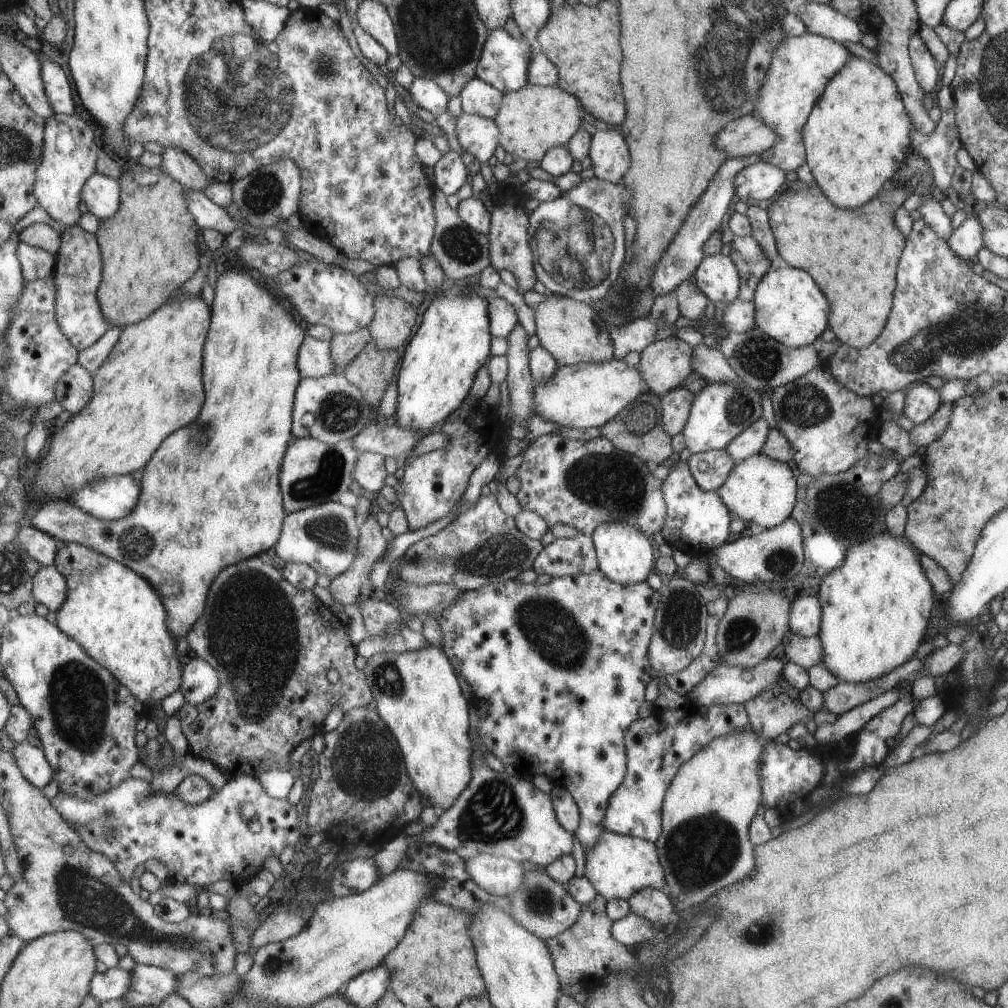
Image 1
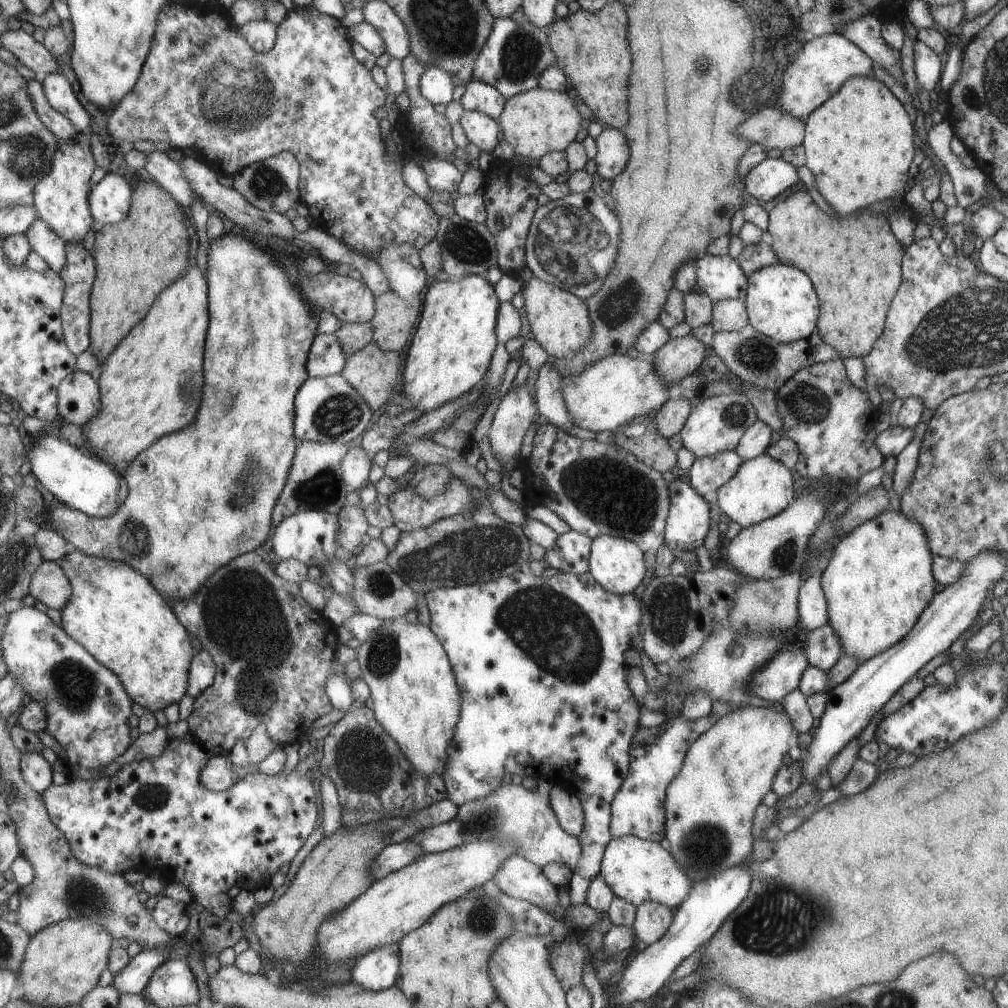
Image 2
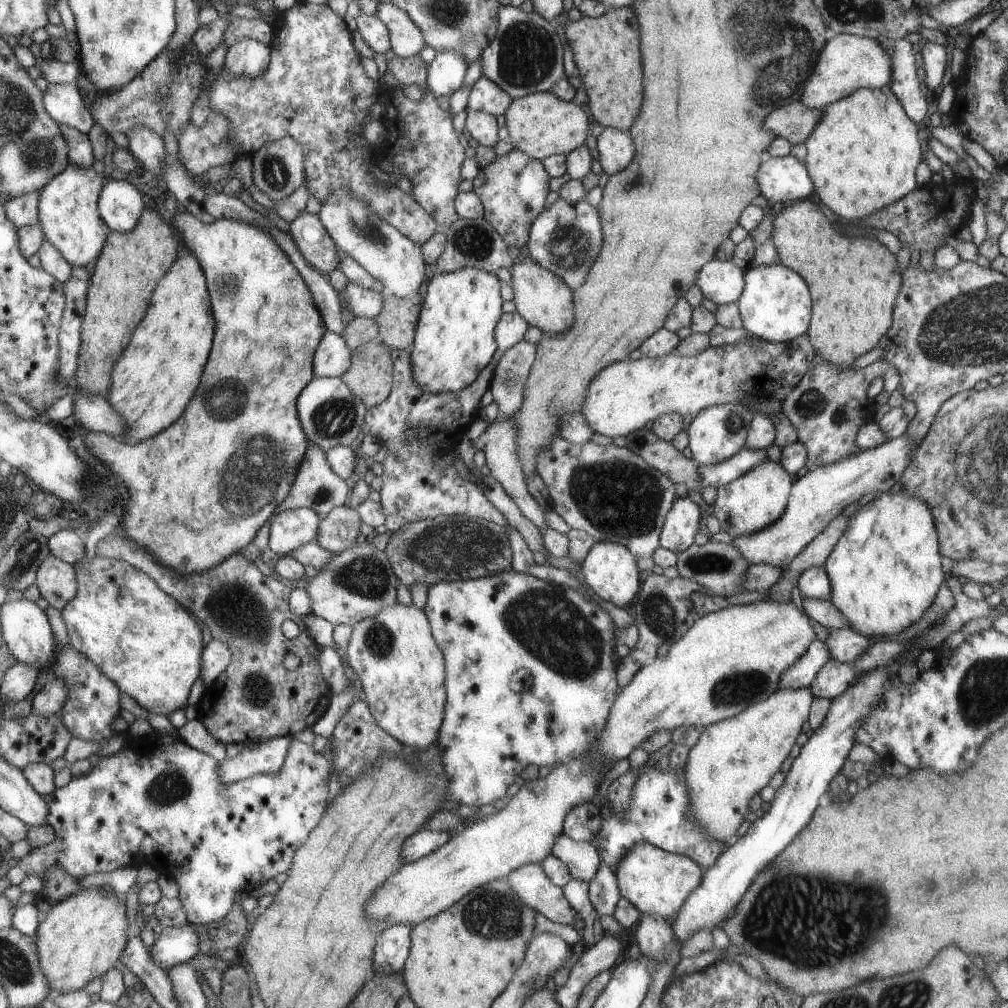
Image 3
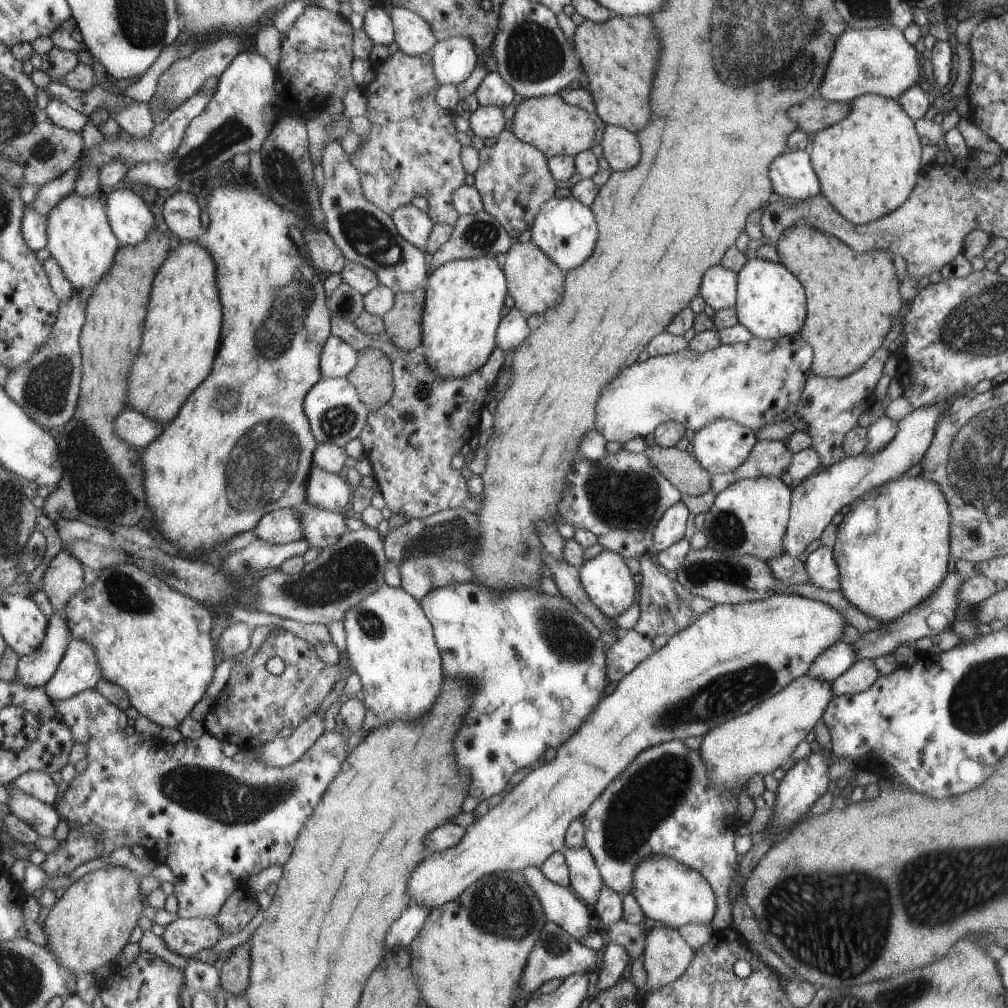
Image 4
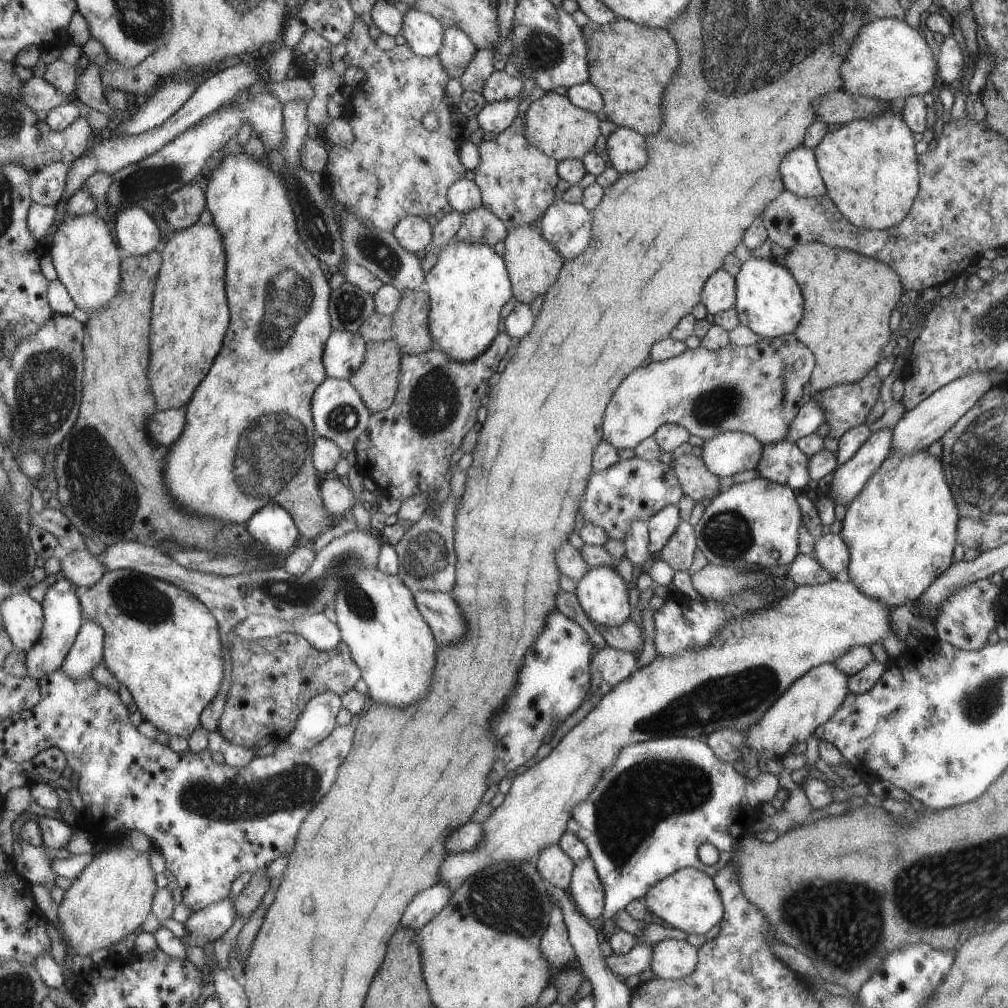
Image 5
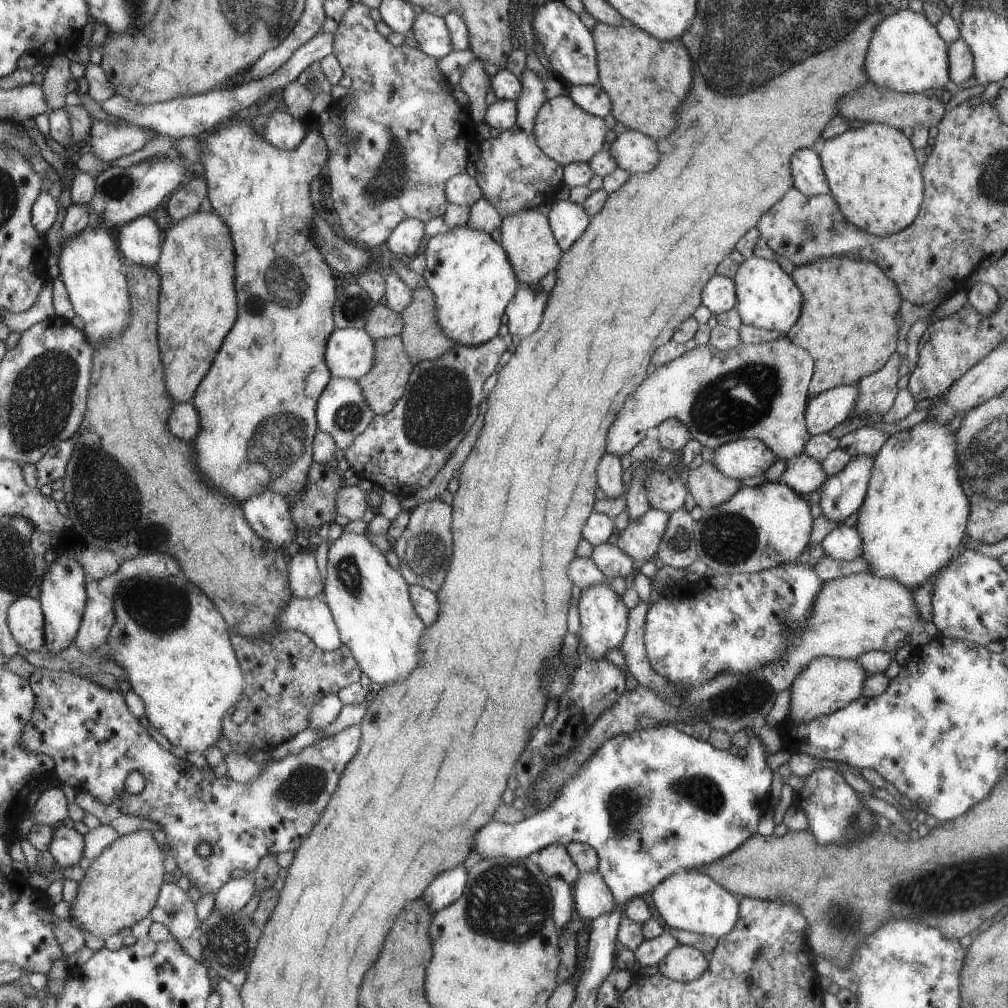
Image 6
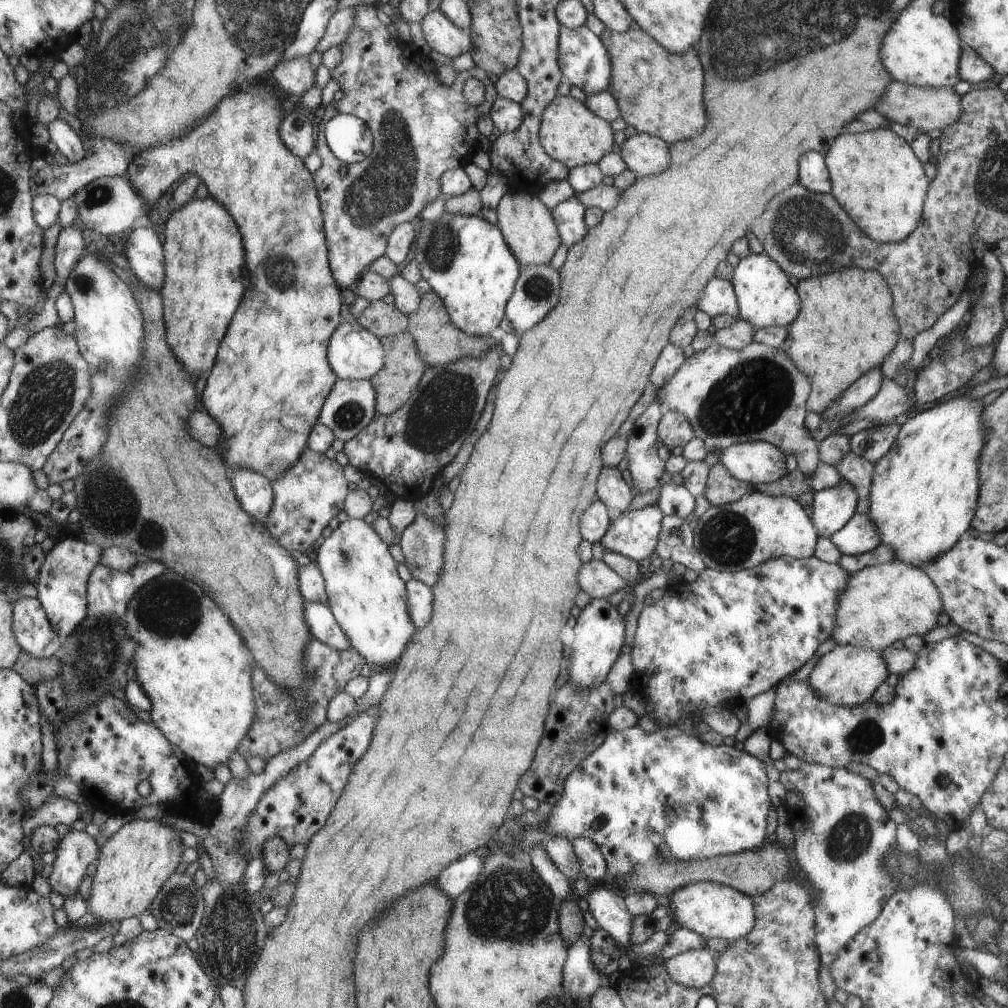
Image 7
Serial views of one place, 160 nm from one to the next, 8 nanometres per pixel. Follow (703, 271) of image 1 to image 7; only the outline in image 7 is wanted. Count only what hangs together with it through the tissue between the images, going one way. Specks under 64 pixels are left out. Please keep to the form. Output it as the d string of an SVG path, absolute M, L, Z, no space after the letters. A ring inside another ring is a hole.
M713 276L709 280L709 284L705 285L705 292L701 294L701 302L697 302L697 308L710 317L715 315L735 315L737 318L738 304L732 283Z

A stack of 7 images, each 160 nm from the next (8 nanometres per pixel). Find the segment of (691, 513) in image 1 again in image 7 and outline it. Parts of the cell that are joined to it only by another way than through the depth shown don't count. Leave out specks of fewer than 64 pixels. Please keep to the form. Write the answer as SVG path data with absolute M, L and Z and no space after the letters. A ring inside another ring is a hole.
M656 504L613 514L608 532L600 538L600 544L639 562L655 550L663 518L664 514Z

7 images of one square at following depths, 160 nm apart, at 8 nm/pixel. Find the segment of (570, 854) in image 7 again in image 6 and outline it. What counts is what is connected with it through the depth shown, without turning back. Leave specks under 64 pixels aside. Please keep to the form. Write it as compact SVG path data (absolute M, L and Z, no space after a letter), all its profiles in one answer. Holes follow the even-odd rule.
M560 844L544 846L538 850L536 865L549 877L559 877L571 884L578 875L576 864L571 860L567 849Z

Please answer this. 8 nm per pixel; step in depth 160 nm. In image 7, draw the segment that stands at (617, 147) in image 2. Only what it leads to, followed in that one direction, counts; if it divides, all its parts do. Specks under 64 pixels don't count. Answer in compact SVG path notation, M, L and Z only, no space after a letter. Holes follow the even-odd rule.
M636 133L620 144L618 154L626 164L626 168L637 177L645 174L659 174L669 164L667 144L650 134Z

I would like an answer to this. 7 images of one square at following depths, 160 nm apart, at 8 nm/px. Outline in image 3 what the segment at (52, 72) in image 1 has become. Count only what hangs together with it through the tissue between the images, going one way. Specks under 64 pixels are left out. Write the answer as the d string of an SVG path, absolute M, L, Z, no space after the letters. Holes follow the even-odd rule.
M75 83L49 84L44 92L48 113L61 125L66 124L89 134L96 120L90 108L85 106Z

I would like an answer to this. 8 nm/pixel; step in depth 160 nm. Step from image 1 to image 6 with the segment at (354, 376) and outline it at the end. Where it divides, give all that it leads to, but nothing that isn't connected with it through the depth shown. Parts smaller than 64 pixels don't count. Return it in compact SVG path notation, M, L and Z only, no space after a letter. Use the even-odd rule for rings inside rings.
M393 335L388 339L377 339L373 350L375 350L375 358L373 358L372 368L355 382L359 384L365 402L370 406L372 414L380 415L392 410L393 405L404 393L404 386L408 382L408 374L411 373L413 364L399 335Z

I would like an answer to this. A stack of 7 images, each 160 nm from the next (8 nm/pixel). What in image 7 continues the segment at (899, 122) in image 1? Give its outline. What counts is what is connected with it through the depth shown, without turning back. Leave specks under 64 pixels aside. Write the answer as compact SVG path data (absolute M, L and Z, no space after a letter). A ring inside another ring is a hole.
M889 128L868 130L857 134L847 134L833 142L833 150L824 156L825 166L828 167L832 189L830 193L836 202L845 206L849 218L853 218L869 238L878 243L894 243L903 241L916 228L923 214L924 198L926 197L927 178L923 176L923 166L911 152L909 144Z

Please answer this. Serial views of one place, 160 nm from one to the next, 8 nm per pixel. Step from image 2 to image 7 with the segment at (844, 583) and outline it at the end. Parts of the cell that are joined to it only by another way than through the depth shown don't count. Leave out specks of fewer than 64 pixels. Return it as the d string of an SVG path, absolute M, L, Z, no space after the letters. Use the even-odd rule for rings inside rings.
M957 395L902 420L893 446L872 463L866 515L878 532L879 545L891 548L896 561L923 568L925 563L947 553L969 530L979 496L979 458L987 444L984 414L985 407L981 406L980 400Z

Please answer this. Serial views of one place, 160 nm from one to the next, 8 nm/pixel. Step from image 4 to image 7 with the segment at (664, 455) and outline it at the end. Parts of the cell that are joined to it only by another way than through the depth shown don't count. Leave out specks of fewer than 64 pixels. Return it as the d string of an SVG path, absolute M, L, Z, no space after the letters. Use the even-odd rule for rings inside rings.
M718 462L708 468L702 493L710 505L723 506L748 495L751 491L755 491L752 485L733 478L733 475Z

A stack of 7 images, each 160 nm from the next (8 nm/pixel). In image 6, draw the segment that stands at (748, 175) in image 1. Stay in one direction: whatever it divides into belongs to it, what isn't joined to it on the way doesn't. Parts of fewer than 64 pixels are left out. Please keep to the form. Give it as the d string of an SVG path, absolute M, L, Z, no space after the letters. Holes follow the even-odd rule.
M797 150L797 154L793 154L792 183L801 194L809 197L830 192L820 157L813 150Z

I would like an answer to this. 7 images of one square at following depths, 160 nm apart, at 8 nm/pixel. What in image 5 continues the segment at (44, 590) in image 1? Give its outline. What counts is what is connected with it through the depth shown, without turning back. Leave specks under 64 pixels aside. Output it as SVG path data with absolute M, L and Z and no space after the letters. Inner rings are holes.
M77 549L61 561L60 577L69 579L81 589L86 589L104 578L107 571L109 570L100 556L86 549Z

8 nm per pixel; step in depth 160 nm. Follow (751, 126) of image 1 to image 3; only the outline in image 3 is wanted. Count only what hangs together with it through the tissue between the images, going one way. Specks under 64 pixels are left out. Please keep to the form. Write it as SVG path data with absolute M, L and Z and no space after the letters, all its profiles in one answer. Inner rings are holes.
M797 102L780 106L764 118L763 128L775 136L788 140L790 144L801 144L807 140L817 126L824 108L810 109Z

